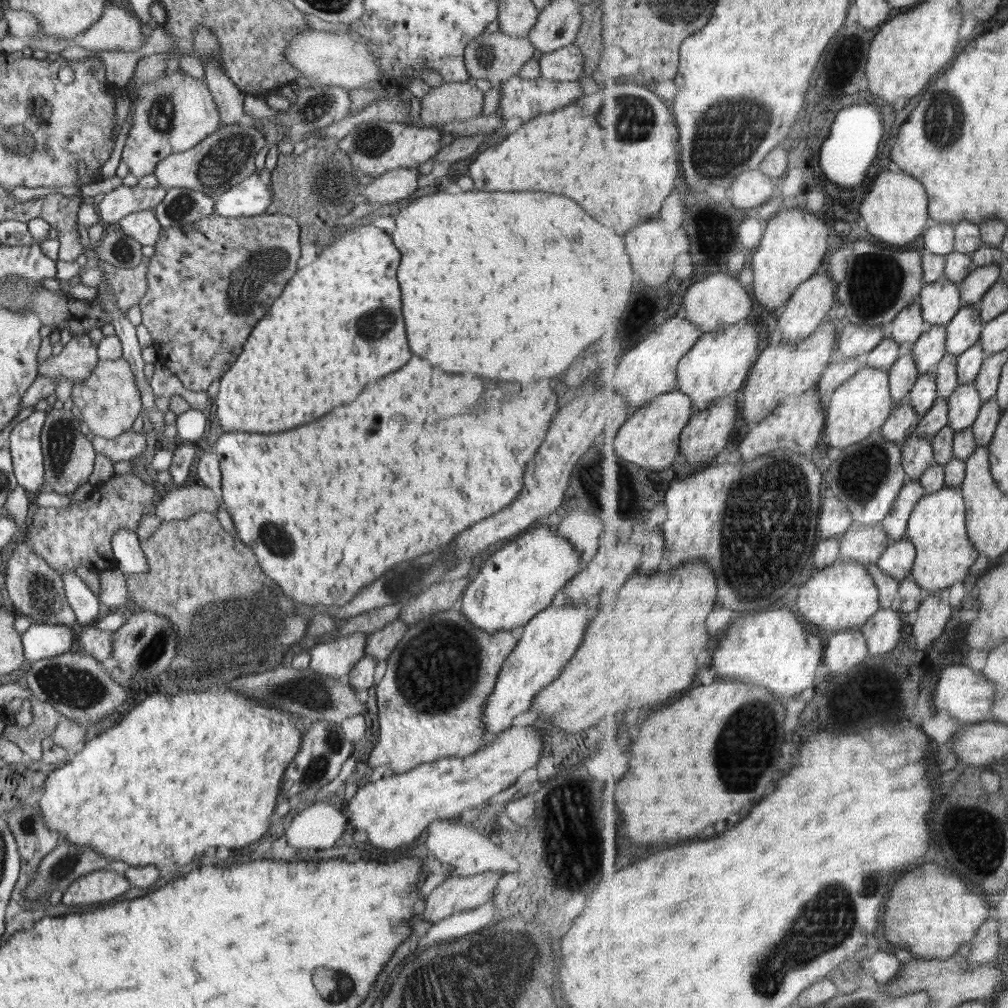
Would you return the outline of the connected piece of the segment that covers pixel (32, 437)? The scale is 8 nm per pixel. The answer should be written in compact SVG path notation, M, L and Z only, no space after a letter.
M34 411L12 429L7 447L11 452L17 484L31 495L43 490L44 455L41 449L41 430L47 411Z

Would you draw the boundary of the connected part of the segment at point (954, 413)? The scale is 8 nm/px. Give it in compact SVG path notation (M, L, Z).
M976 382L961 384L949 401L951 404L949 425L955 428L957 433L973 427L985 405L984 397L979 391Z

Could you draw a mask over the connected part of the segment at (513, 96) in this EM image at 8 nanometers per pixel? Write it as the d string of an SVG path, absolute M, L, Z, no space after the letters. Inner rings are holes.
M519 75L510 77L501 83L501 99L498 114L502 119L518 116L523 121L536 118L537 114L552 112L556 108L570 105L577 99L582 90L578 81L549 81L544 77L523 79Z

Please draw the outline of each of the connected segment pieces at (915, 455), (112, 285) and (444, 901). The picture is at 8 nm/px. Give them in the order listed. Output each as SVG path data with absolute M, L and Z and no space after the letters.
M913 434L902 444L905 454L905 469L911 478L922 478L932 466L938 463L936 447L932 438Z
M106 262L104 272L109 280L107 291L114 292L119 309L128 314L129 308L142 300L148 288L146 264L142 262L134 268L121 269Z
M484 872L472 876L451 874L425 899L421 917L438 922L458 913L486 904L496 888L499 872Z

